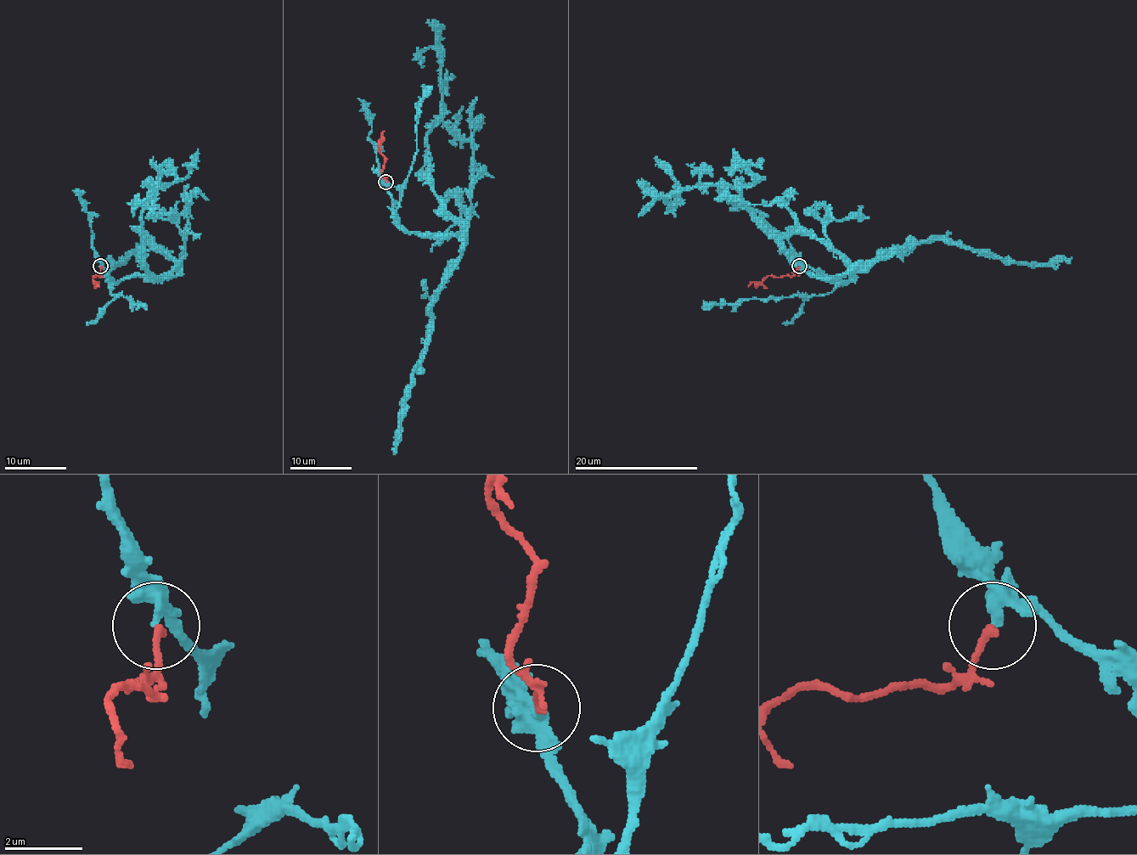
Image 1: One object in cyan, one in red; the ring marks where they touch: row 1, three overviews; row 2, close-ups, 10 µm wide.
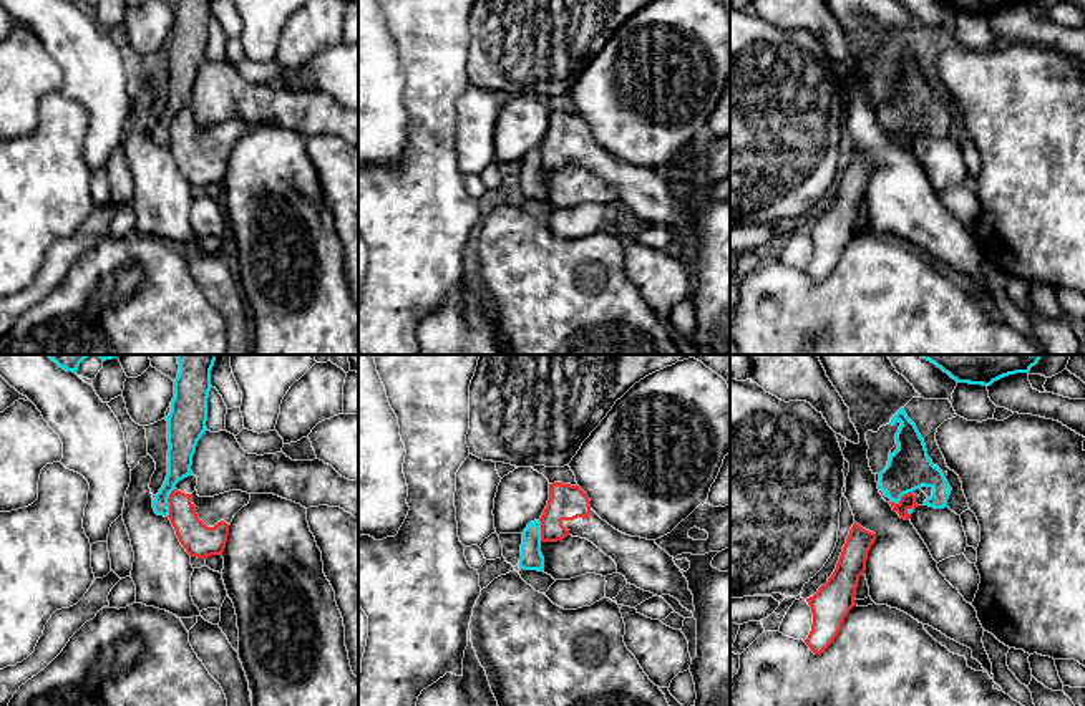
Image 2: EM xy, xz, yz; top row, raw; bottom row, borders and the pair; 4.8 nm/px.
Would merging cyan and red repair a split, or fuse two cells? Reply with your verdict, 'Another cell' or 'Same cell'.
Another cell

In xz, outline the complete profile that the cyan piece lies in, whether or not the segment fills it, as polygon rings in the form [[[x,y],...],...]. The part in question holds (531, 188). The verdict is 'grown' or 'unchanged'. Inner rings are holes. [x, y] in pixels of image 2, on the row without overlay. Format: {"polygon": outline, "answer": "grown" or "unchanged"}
{"polygon": [[[541,149],[528,152],[528,156],[521,162],[523,172],[519,197],[542,201],[544,186],[541,182]]], "answer": "unchanged"}

